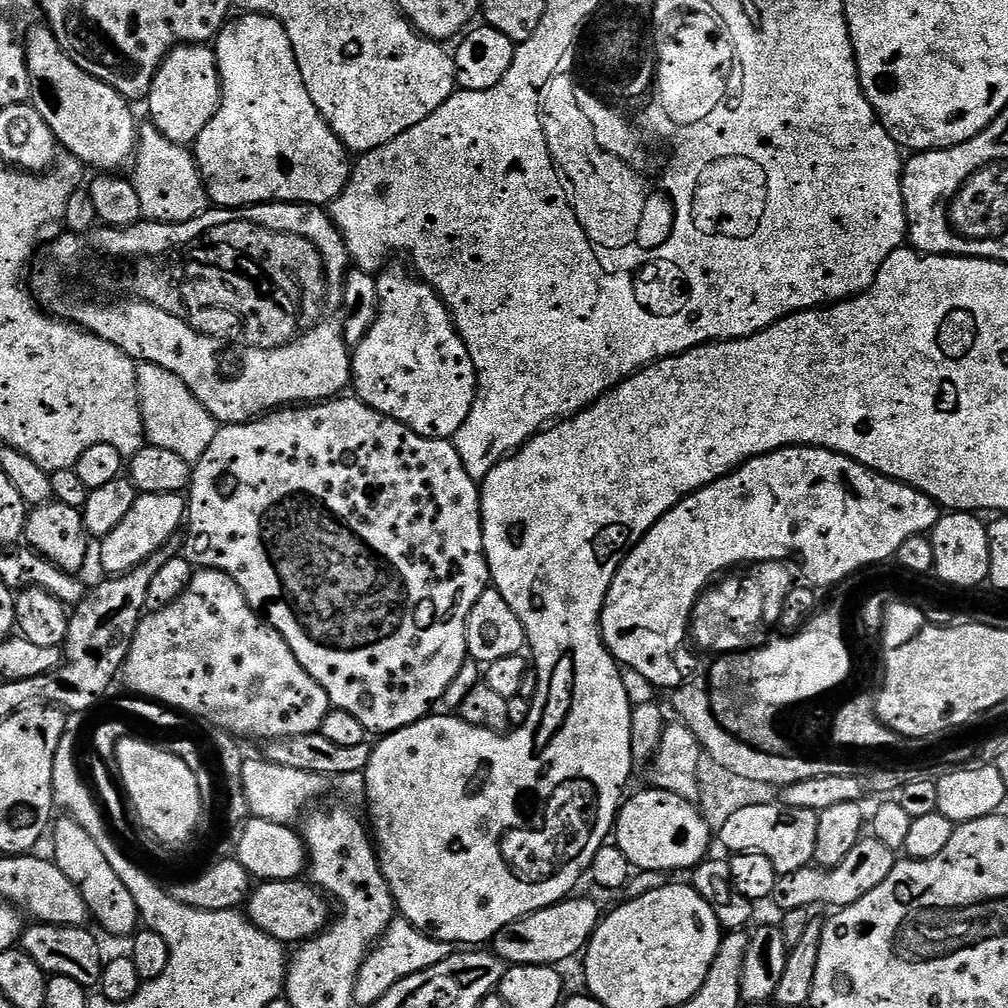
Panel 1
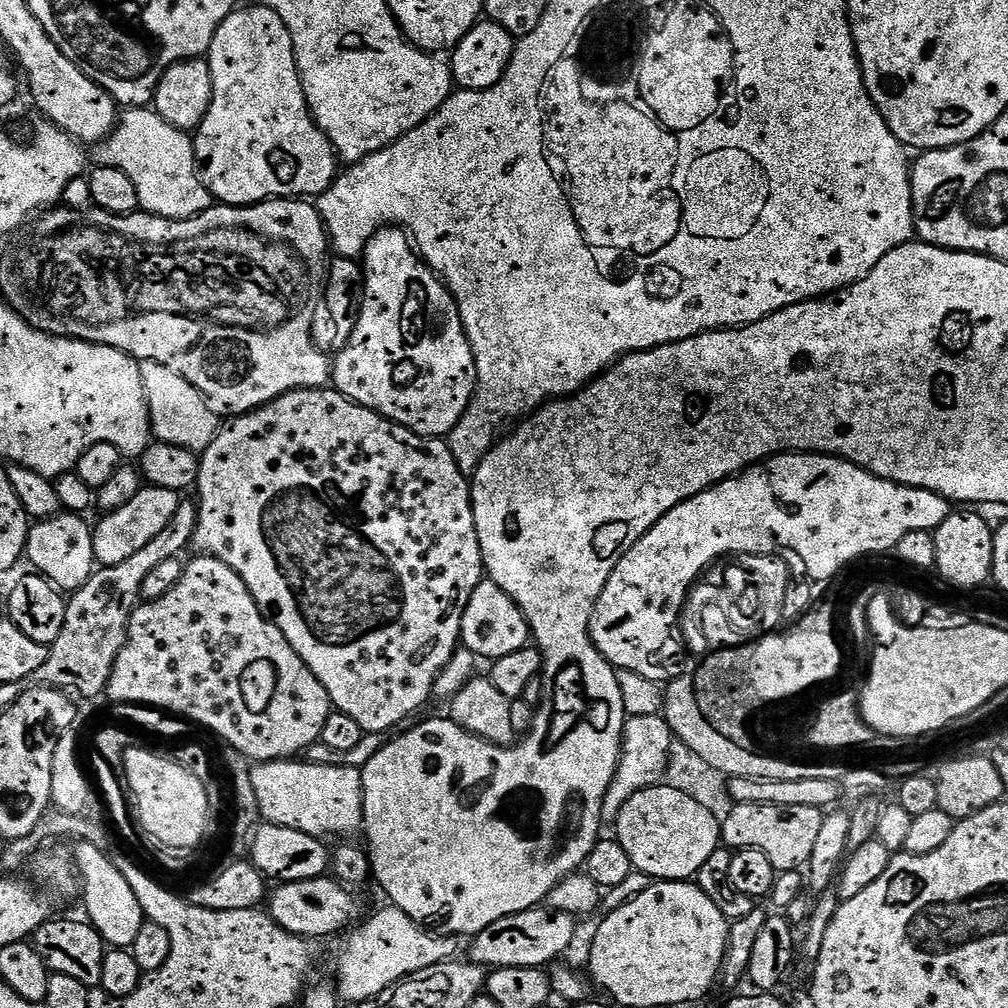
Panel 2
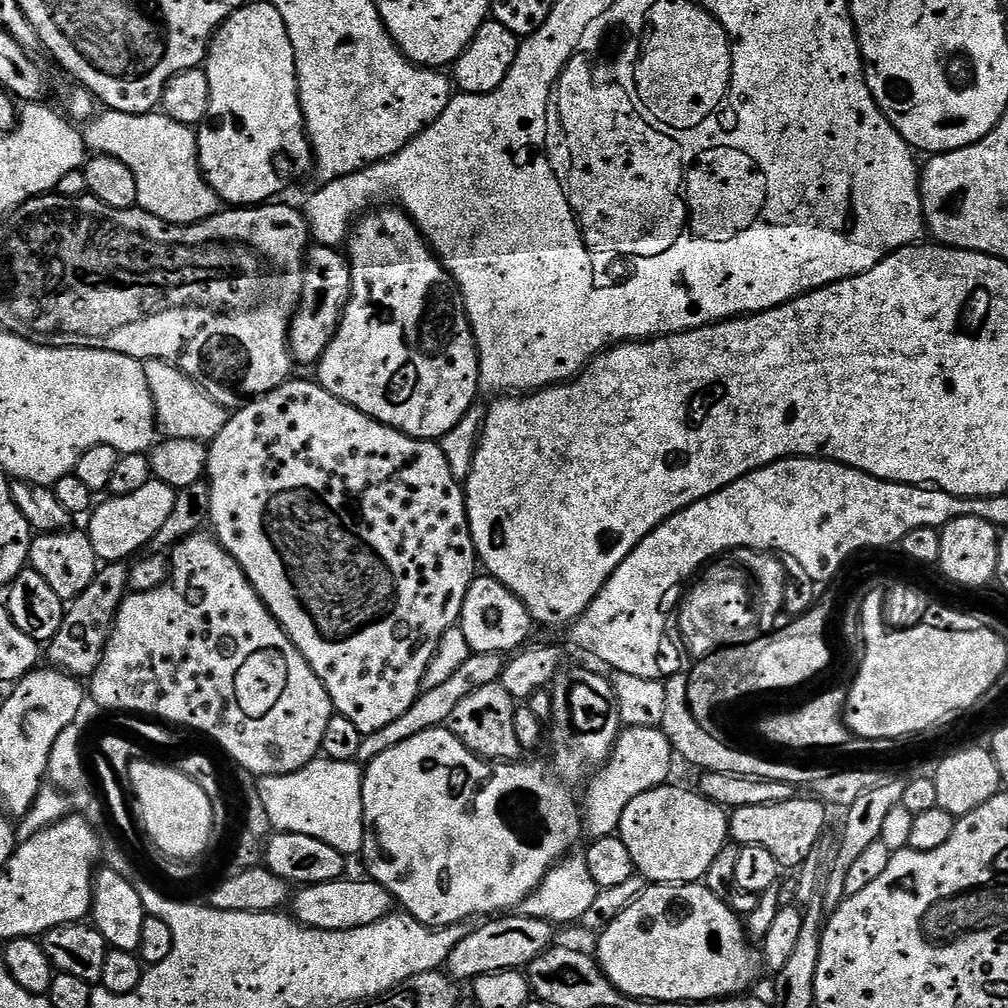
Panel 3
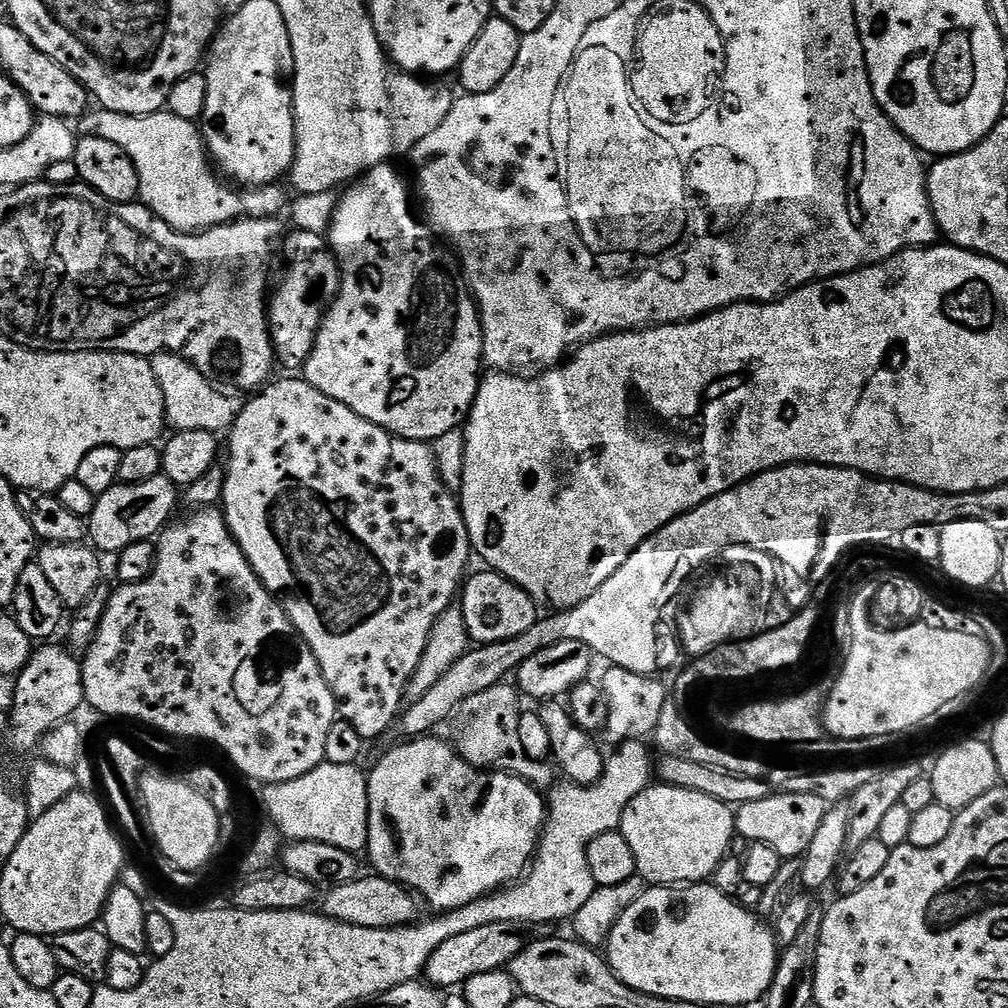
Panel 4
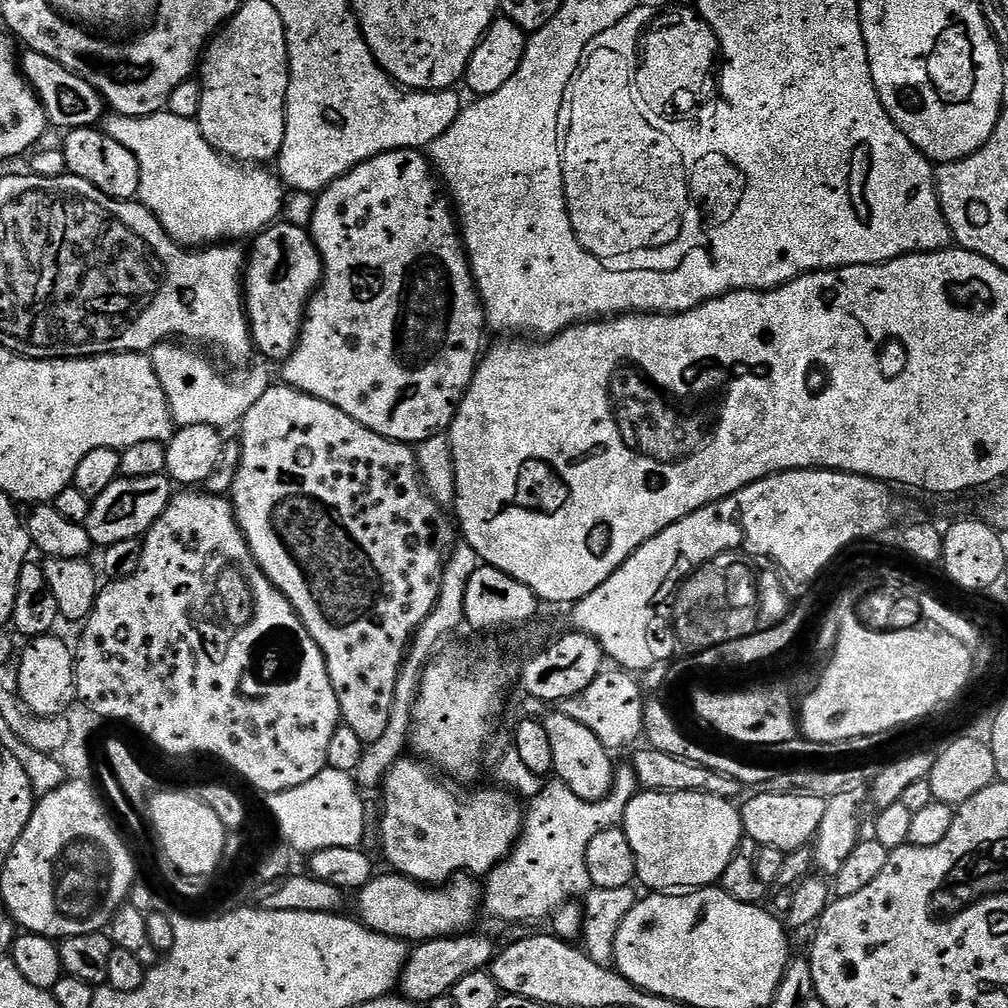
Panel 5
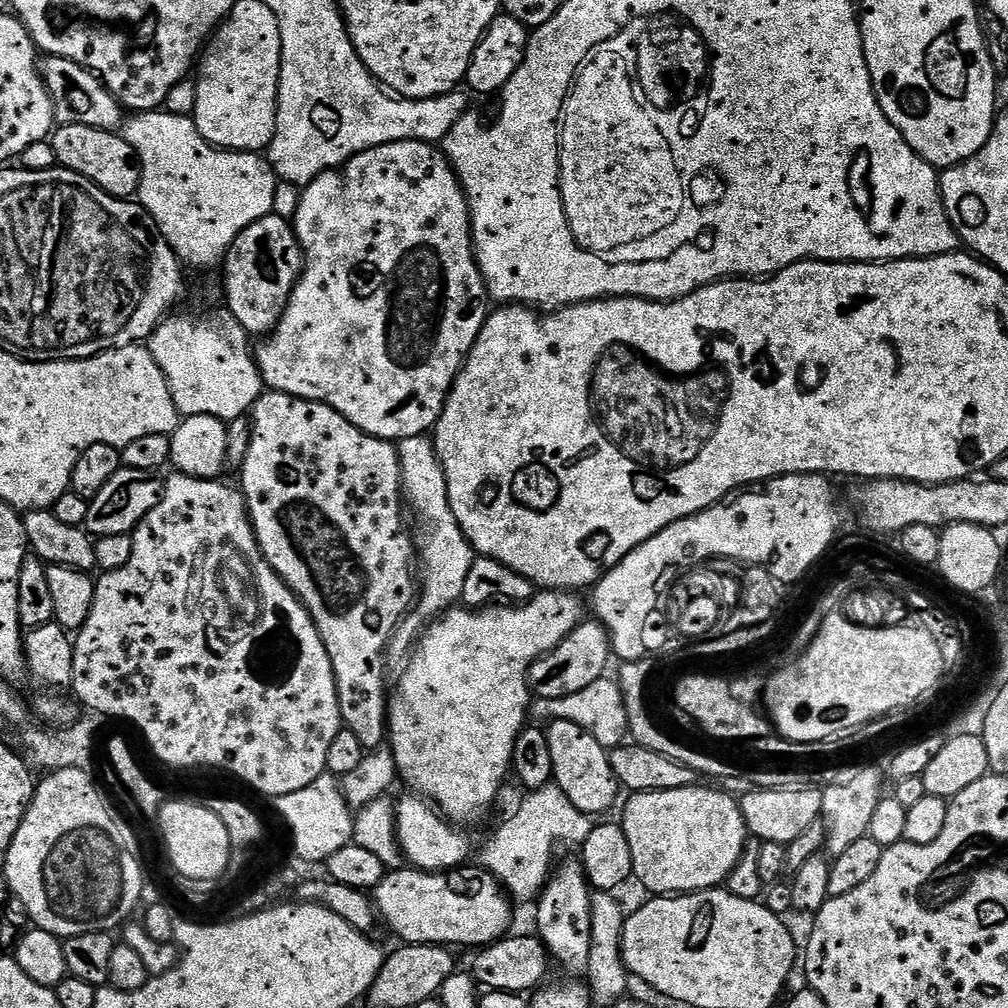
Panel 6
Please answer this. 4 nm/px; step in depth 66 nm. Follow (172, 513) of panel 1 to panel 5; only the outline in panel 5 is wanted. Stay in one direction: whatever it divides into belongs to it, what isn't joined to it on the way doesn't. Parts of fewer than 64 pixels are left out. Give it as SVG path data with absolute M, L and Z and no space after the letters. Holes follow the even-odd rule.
M167 475L150 478L130 478L115 480L102 494L92 501L90 518L86 525L93 545L107 546L114 542L140 540L145 532L158 522L162 510L171 502L174 495L173 481Z

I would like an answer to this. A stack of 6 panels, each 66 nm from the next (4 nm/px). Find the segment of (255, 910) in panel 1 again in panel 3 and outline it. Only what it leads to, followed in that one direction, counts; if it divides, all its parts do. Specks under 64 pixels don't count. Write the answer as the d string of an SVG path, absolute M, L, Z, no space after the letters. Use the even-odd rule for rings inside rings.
M341 878L334 882L310 884L299 889L300 892L291 897L290 912L299 924L318 930L331 932L349 932L362 926L370 926L382 918L386 918L393 911L392 896L381 884L371 878L364 880L348 880Z

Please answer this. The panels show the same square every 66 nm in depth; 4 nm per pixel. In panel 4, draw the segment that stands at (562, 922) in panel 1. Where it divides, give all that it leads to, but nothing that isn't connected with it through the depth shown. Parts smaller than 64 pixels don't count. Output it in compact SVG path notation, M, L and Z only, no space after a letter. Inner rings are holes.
M494 922L490 926L478 926L478 930L466 930L466 934L454 934L454 938L446 938L446 942L442 942L442 946L438 946L438 950L434 950L428 959L427 983L437 990L456 990L474 978L474 974L486 974L486 970L504 968L524 949L526 937L520 932L523 931L517 925Z

